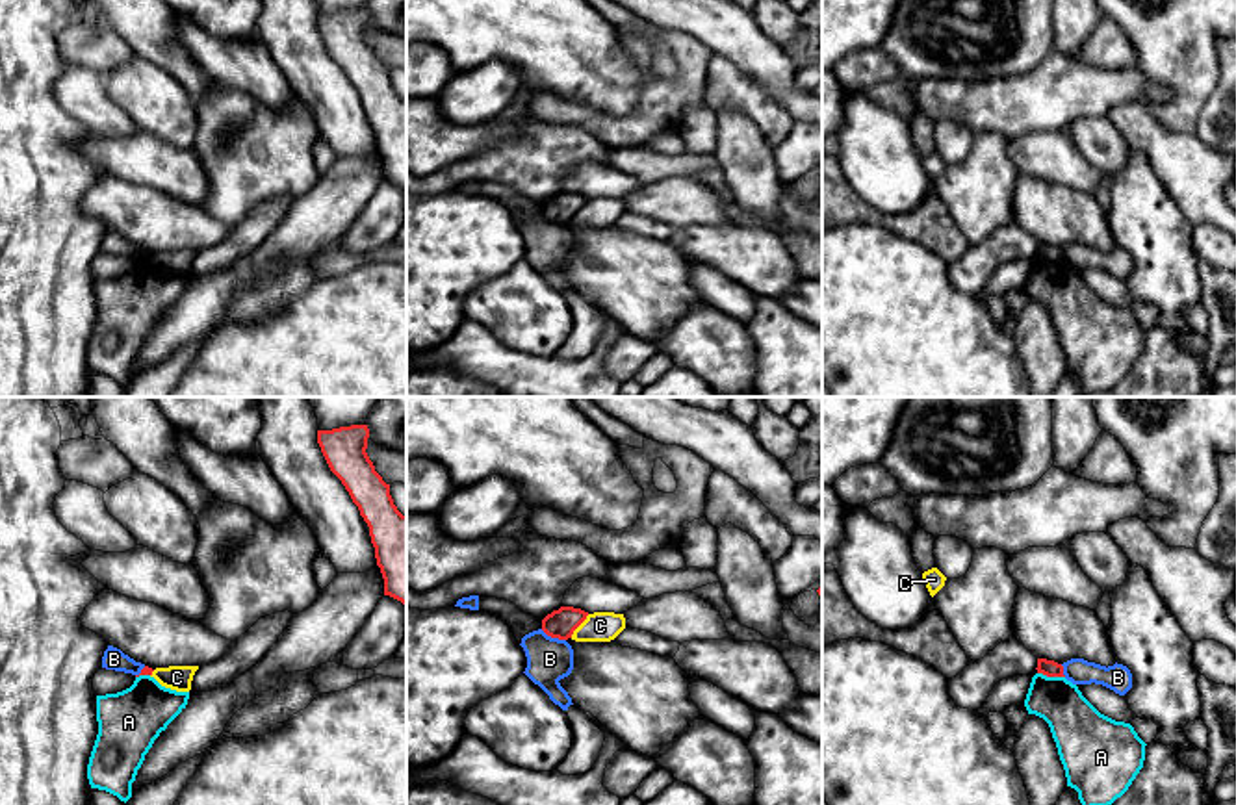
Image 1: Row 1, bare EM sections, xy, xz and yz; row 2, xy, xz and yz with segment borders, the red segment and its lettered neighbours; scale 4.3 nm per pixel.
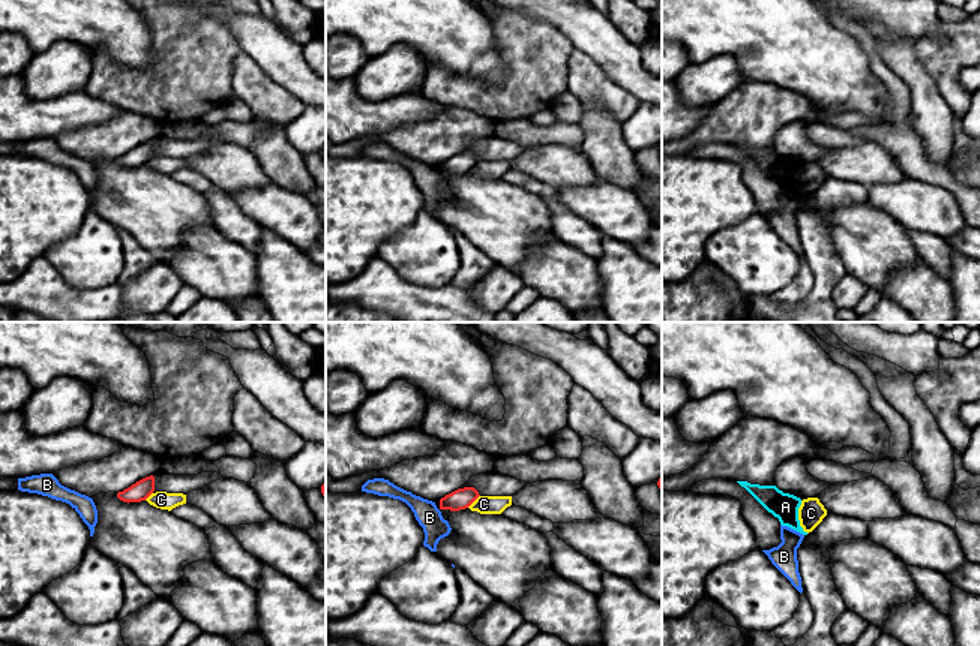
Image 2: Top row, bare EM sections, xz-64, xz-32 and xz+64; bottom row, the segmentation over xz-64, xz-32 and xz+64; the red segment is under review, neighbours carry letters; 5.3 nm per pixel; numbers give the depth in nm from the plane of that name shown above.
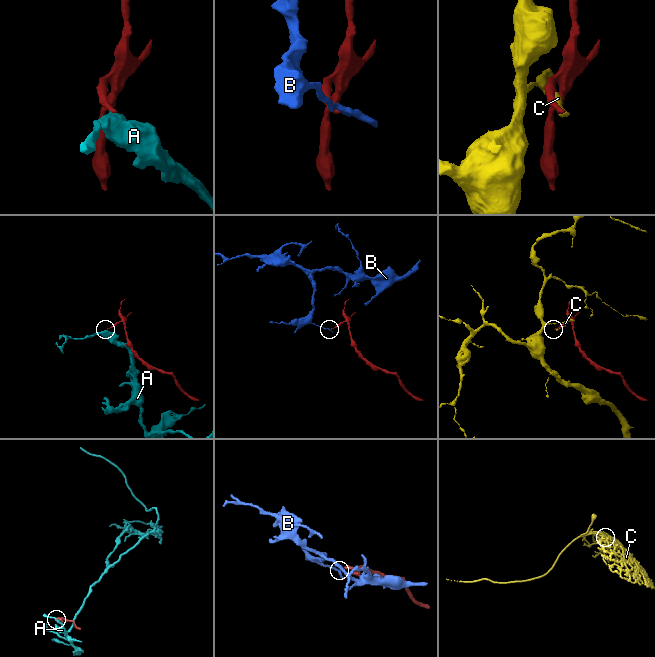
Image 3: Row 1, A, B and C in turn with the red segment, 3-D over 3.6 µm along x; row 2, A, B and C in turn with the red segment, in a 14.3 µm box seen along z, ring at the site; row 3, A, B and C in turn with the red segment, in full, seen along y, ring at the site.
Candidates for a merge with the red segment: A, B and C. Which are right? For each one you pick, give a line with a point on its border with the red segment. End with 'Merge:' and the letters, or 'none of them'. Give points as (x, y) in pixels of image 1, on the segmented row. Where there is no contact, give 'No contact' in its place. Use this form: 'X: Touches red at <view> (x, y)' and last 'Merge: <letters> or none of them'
Merge: none of them

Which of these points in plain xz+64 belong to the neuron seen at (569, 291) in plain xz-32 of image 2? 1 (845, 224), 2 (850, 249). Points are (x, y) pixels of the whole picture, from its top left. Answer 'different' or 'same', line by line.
1: same
2: same

